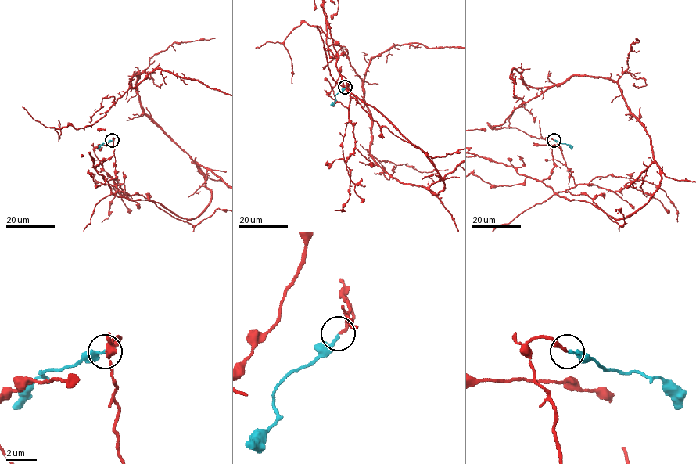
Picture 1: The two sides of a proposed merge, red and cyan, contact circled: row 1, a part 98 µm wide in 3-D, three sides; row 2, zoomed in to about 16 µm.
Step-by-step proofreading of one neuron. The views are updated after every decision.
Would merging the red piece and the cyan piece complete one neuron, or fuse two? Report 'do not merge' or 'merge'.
merge

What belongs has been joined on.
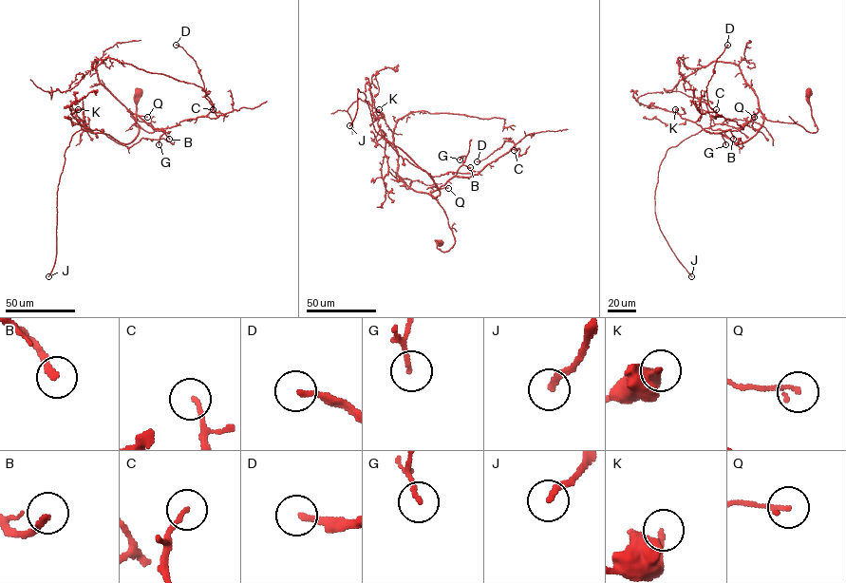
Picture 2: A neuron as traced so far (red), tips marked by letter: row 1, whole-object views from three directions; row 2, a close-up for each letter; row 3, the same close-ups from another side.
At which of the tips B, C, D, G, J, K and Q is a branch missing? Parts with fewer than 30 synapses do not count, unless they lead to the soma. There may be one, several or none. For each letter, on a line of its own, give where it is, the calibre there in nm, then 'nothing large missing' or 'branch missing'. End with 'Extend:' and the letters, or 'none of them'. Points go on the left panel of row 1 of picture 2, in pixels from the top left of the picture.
B: at (169, 139); 240 nm thick; branch missing
C: at (213, 109); 140 nm thick; nothing large missing
D: at (176, 45); 200 nm thick; nothing large missing
G: at (159, 144); 150 nm thick; nothing large missing
J: at (48, 276); 220 nm thick; branch missing
K: at (78, 109); 260 nm thick; nothing large missing
Q: at (147, 117); 160 nm thick; nothing large missing
Extend: B, J

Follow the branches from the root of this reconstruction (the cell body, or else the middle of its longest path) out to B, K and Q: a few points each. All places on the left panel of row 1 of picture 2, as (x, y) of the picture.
B: (140, 92), (136, 122), (148, 132), (154, 131), (150, 123), (137, 120), (130, 111), (169, 139)
K: (140, 92), (136, 122), (154, 131), (134, 117), (139, 133), (126, 143), (84, 131), (72, 114), (78, 109)
Q: (140, 92), (136, 122), (152, 133), (154, 127), (150, 123), (137, 120), (130, 111), (147, 117)

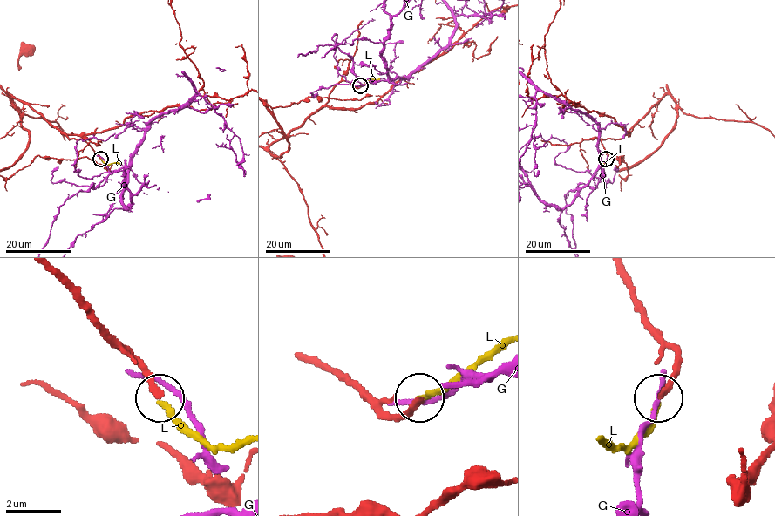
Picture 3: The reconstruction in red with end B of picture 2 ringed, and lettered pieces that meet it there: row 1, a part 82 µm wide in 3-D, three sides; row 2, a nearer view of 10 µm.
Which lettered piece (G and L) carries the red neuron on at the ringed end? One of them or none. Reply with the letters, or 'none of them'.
L

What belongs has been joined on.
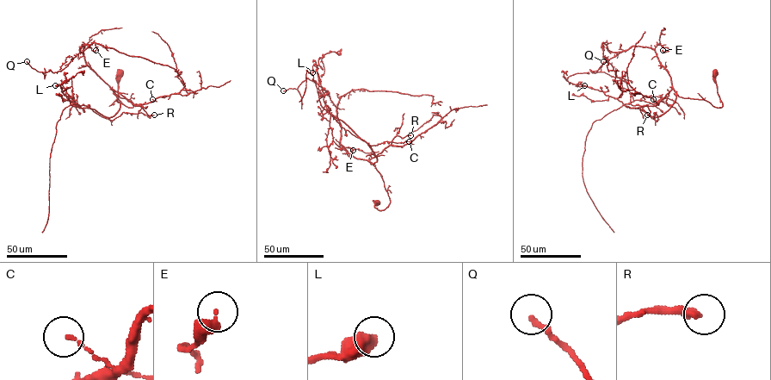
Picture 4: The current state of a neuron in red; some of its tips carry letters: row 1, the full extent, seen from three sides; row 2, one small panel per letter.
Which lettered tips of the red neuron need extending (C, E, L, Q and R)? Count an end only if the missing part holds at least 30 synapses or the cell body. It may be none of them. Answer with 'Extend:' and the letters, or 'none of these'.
Extend: R

